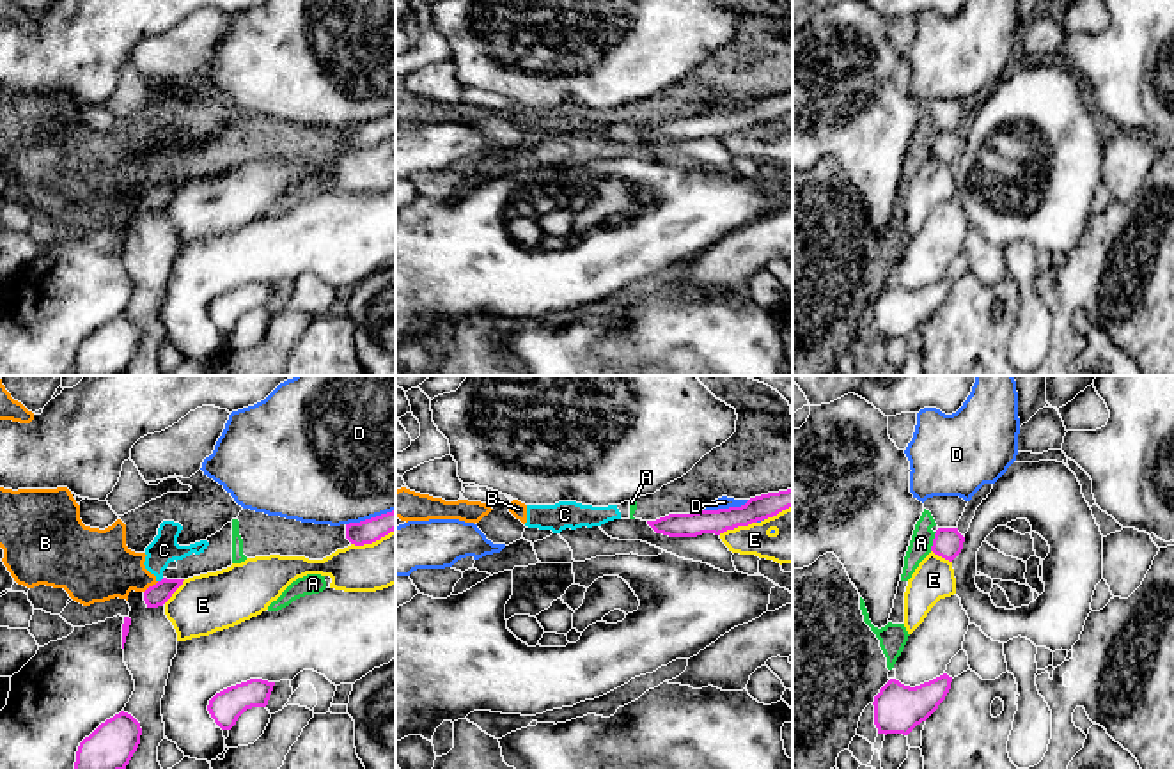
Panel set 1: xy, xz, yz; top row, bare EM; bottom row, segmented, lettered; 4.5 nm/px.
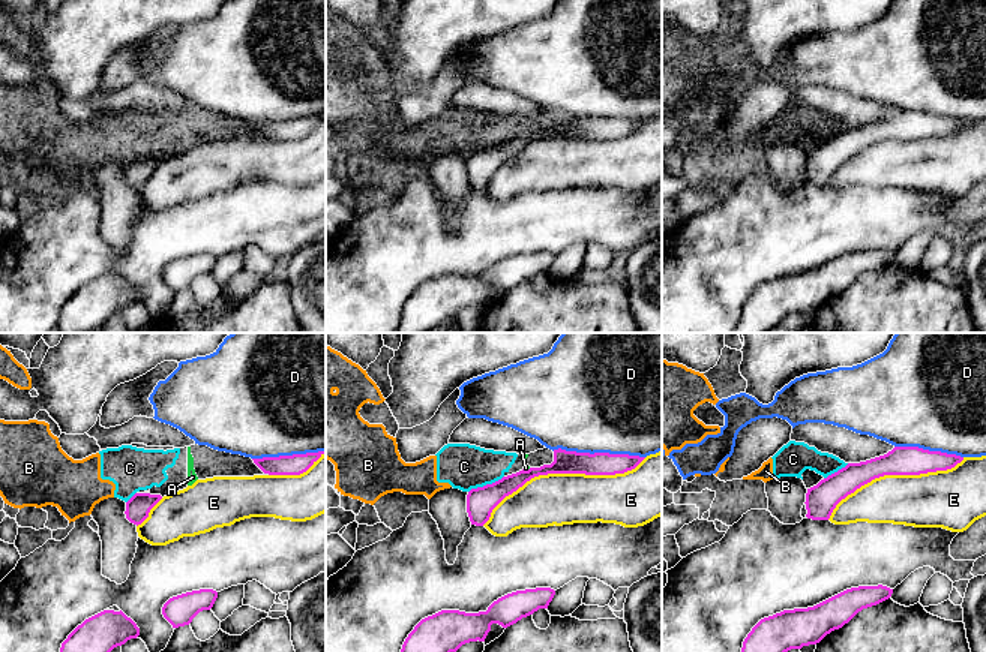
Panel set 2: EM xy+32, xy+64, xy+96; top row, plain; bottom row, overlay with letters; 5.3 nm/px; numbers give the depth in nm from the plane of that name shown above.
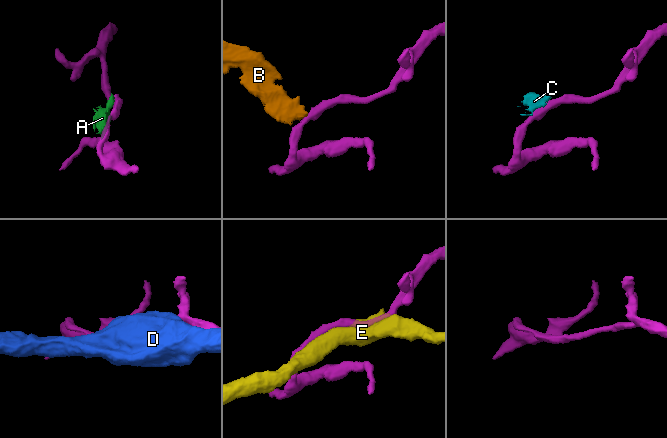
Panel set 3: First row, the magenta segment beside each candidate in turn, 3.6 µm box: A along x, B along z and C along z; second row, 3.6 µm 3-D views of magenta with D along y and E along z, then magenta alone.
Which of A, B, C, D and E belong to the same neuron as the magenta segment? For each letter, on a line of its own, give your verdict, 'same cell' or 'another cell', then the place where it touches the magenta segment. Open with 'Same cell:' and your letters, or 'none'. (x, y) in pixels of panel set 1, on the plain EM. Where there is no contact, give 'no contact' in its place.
Same cell: none
A: another cell | yz (933, 144)
B: another cell | xy (153, 188)
C: another cell | xy (162, 183)
D: another cell | xz (726, 112)
E: another cell | xz (736, 130)

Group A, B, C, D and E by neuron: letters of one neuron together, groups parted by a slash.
A B C / D / E

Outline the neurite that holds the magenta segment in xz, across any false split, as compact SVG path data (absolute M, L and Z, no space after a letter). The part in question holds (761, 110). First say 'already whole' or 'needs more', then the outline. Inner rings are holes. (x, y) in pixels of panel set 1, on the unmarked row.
already whole | M793 92L750 101L741 110L699 113L692 117L669 117L656 124L647 124L647 128L656 136L669 140L697 140L702 136L720 138L727 133L773 120L789 110L793 110Z

